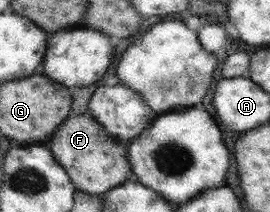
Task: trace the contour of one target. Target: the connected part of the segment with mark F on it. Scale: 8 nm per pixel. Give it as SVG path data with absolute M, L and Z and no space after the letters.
M88 116L66 118L52 134L48 146L52 158L65 170L76 191L90 194L104 194L111 188L132 178L130 165L126 160L127 142L102 130Z

